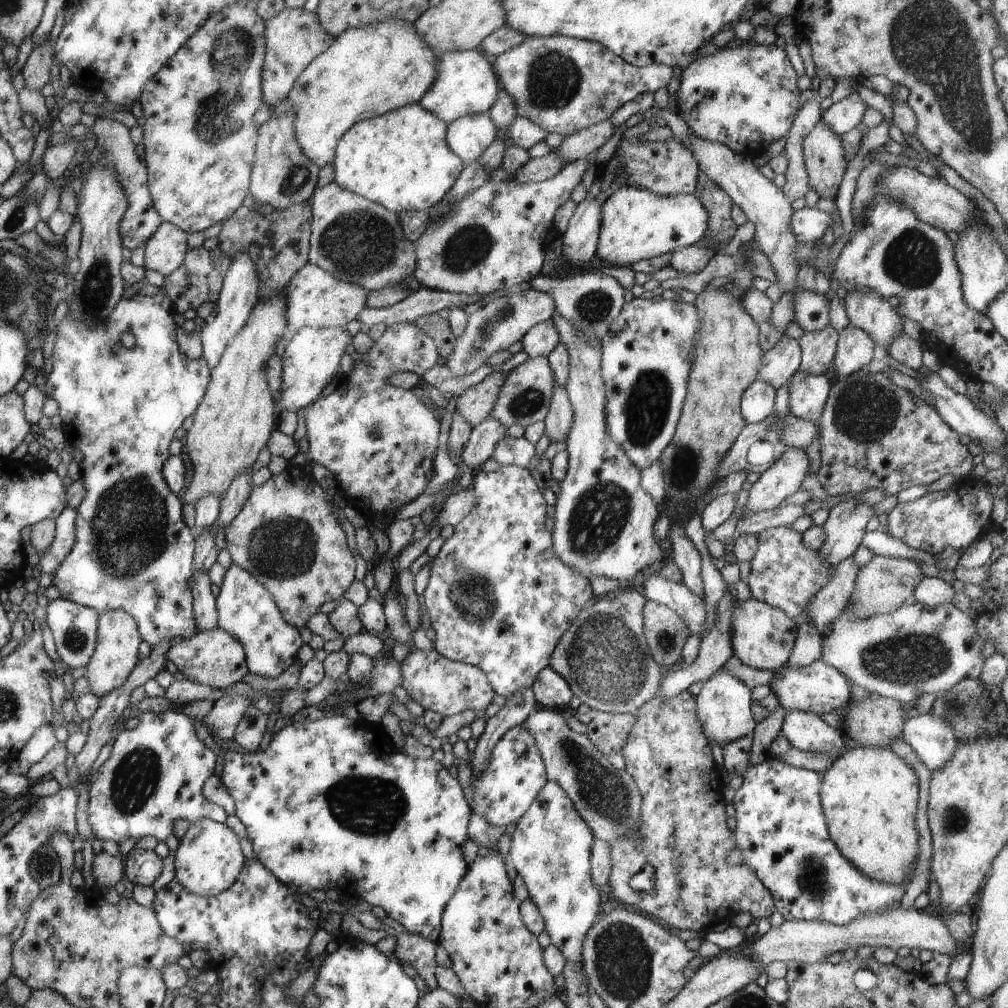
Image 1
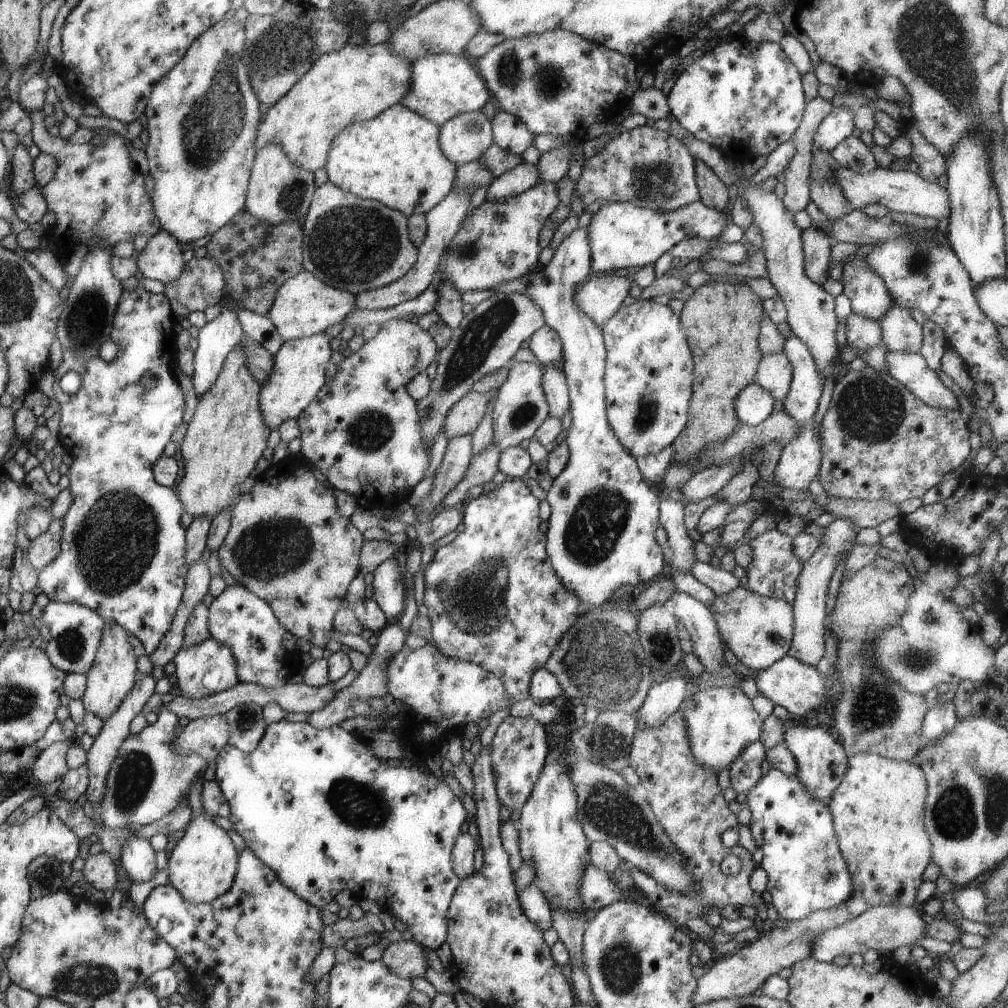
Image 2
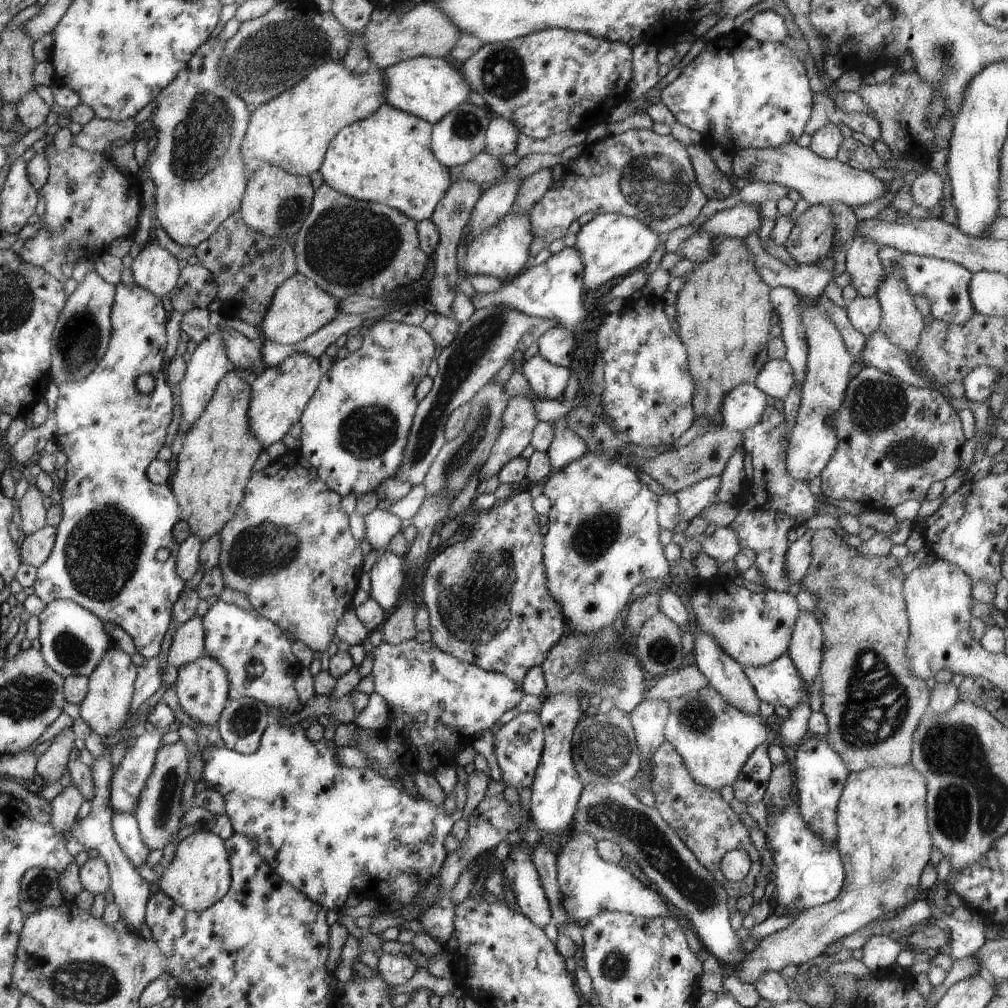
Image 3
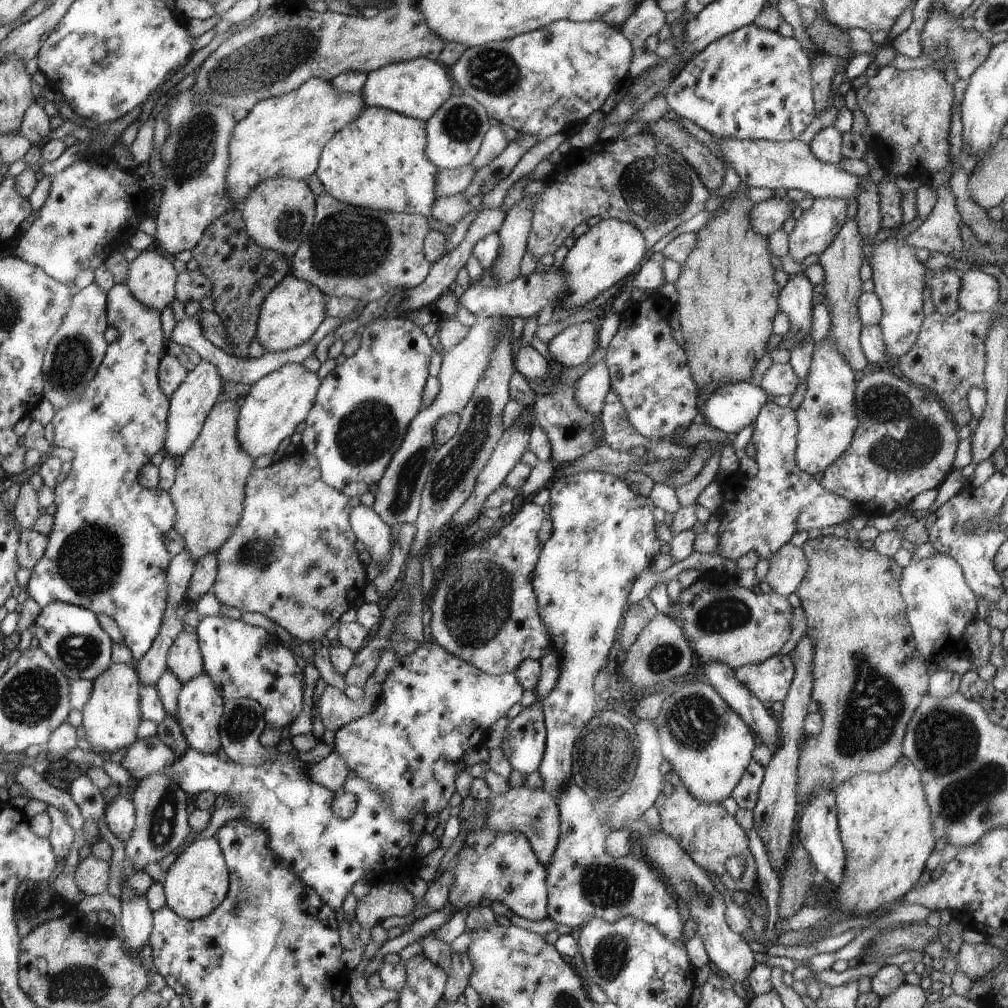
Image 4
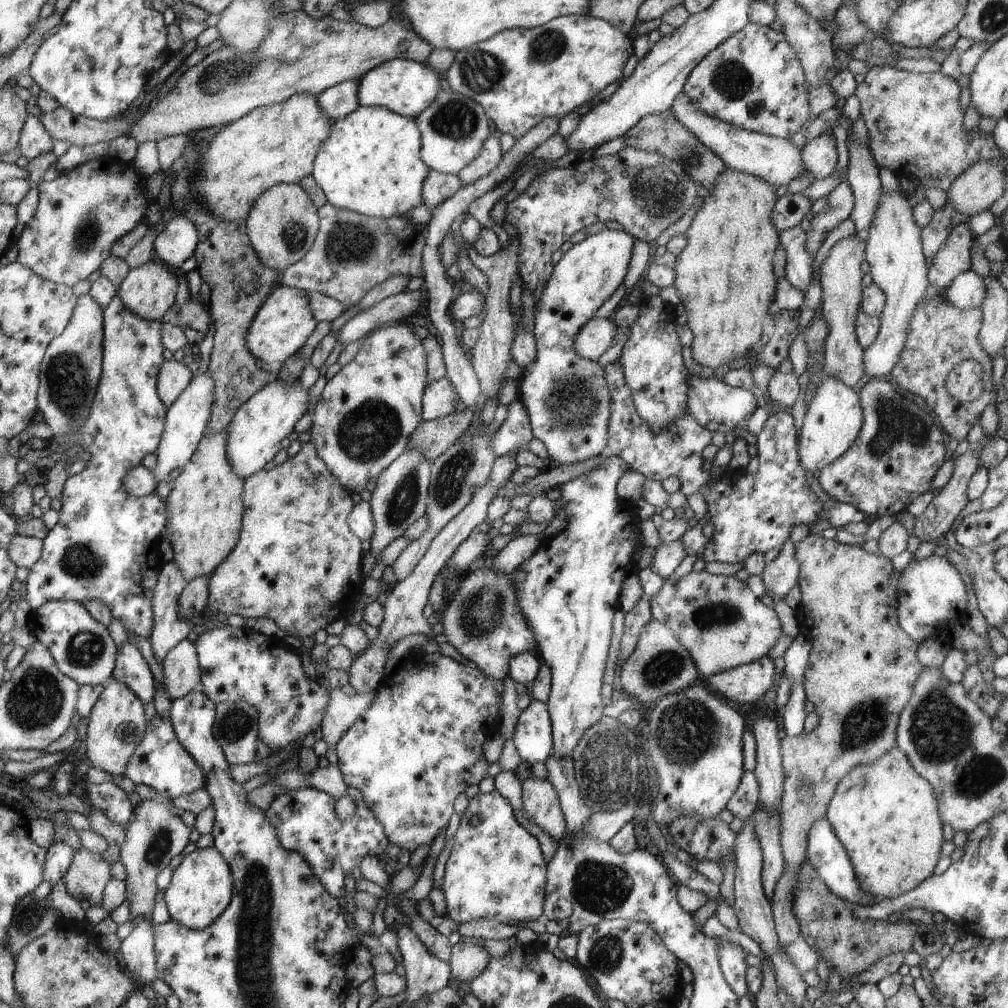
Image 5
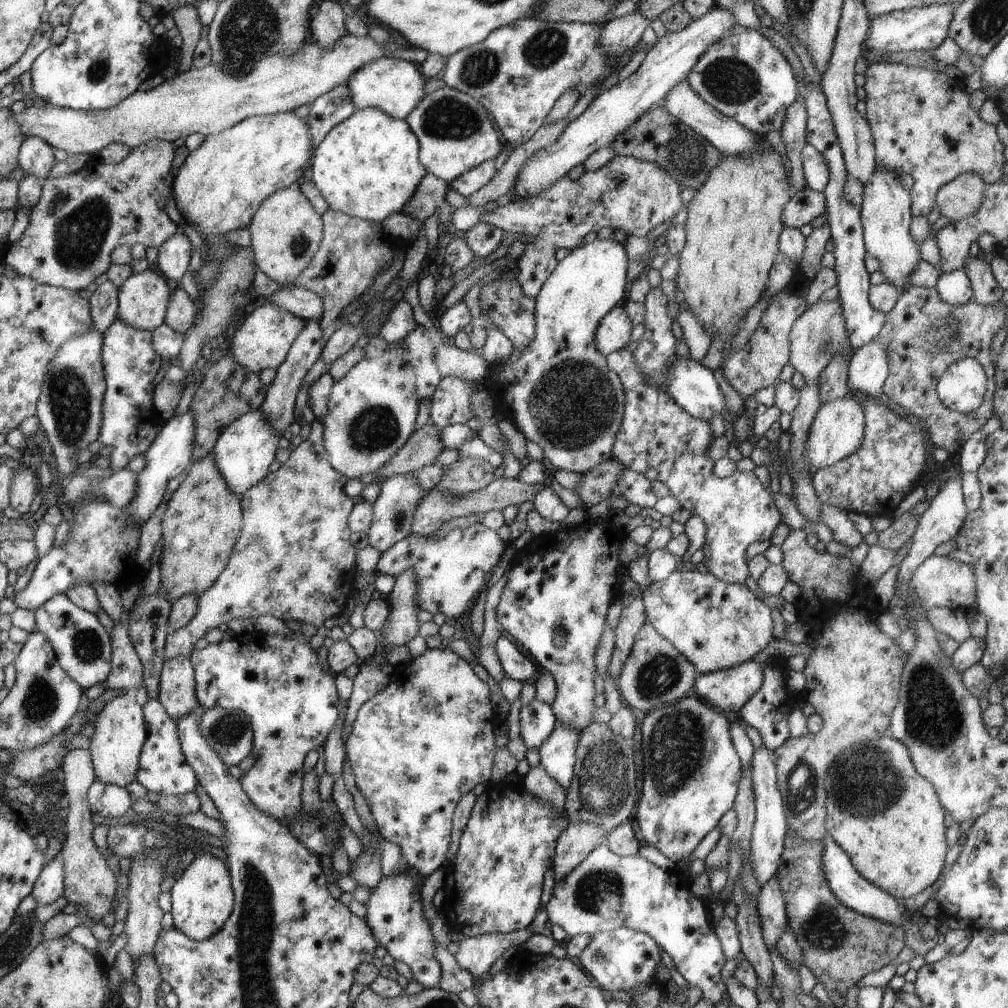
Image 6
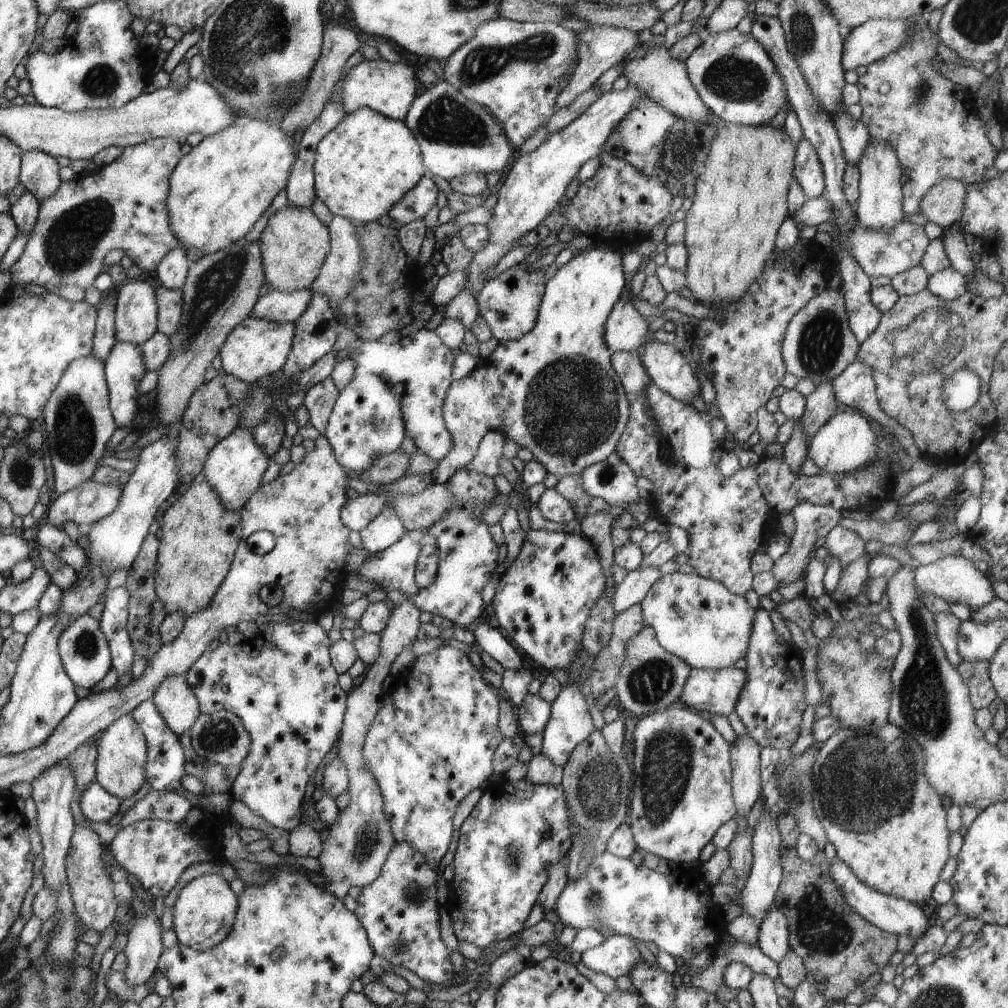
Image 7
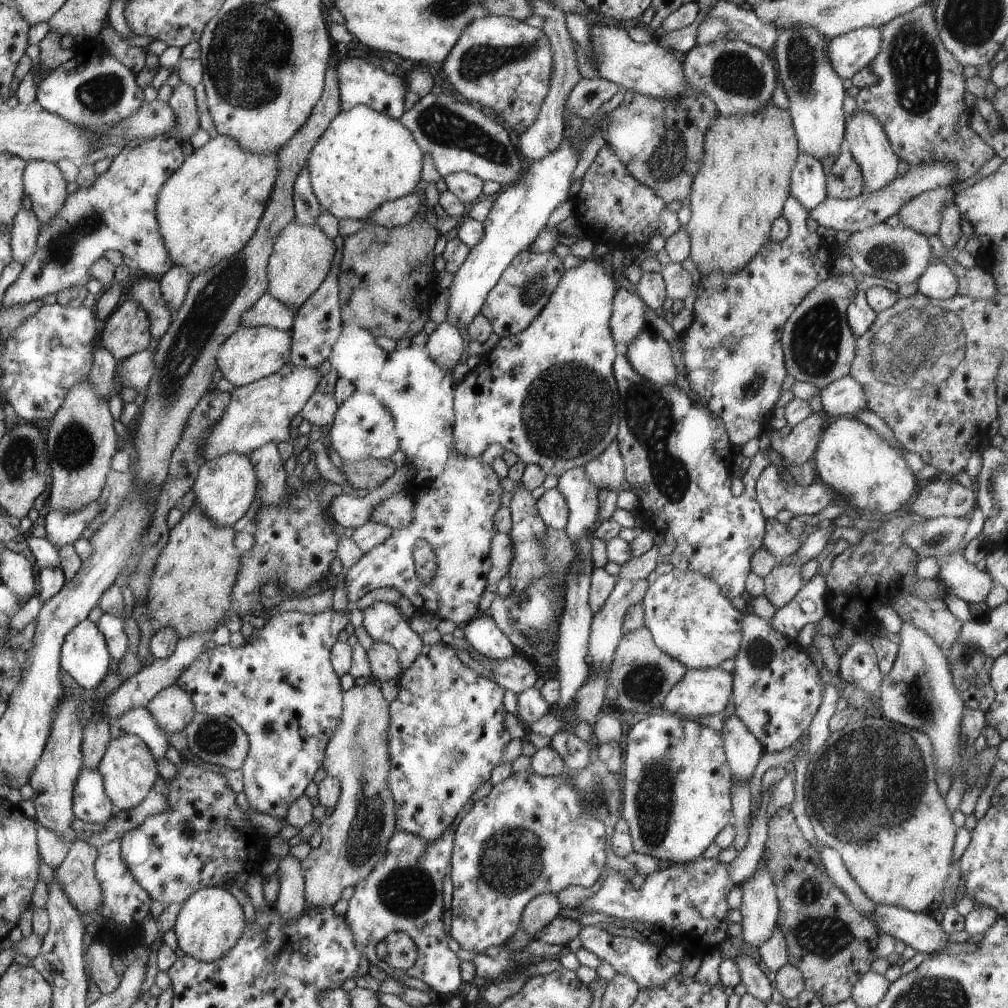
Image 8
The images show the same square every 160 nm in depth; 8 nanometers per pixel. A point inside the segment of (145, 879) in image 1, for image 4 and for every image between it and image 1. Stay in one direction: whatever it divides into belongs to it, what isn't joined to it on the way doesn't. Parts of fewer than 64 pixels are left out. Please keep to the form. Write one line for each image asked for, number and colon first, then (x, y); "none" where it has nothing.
2: (138, 858)
3: (126, 830)
4: (120, 817)

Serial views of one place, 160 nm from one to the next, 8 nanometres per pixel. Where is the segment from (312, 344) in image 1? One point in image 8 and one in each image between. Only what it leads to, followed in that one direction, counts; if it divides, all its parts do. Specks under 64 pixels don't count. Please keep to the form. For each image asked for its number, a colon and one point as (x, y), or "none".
2: (299, 375)
3: (281, 394)
4: (276, 404)
5: (255, 434)
6: (245, 449)
7: (234, 467)
8: (226, 487)

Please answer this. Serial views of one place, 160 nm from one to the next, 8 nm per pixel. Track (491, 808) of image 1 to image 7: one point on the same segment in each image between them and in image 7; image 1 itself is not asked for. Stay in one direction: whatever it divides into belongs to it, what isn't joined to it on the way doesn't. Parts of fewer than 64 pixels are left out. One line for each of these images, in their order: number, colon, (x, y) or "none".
2: (519, 751)
3: (518, 746)
4: (524, 744)
5: (532, 737)
6: (537, 720)
7: (533, 712)

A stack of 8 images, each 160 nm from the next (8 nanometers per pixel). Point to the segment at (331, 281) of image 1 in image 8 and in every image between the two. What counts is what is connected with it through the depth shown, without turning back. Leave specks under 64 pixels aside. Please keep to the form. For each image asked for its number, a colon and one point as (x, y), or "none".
2: (305, 305)
3: (300, 307)
4: (293, 312)
5: (283, 325)
6: (262, 341)
7: (257, 348)
8: (251, 354)

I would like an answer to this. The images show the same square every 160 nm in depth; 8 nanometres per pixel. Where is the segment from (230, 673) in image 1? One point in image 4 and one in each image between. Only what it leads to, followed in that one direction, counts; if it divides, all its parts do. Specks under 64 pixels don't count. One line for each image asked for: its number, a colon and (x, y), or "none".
2: (203, 670)
3: (203, 687)
4: (200, 703)

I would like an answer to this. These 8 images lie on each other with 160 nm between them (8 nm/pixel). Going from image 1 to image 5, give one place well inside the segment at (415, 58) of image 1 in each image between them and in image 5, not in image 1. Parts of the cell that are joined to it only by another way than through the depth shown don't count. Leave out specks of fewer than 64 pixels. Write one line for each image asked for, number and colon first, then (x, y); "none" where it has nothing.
2: (357, 83)
3: (293, 131)
4: (285, 136)
5: (277, 144)

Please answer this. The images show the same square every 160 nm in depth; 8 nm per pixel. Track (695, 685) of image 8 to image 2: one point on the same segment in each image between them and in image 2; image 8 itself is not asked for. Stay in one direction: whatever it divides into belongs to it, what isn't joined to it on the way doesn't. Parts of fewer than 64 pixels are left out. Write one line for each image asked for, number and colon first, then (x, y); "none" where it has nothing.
2: (799, 688)
3: (779, 683)
4: (770, 681)
5: (748, 684)
6: (728, 689)
7: (716, 691)

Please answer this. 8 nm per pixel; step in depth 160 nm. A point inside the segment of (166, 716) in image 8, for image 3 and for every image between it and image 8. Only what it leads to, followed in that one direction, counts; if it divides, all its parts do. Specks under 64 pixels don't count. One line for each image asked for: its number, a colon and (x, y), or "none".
3: (188, 643)
4: (184, 660)
5: (182, 673)
6: (177, 683)
7: (174, 698)

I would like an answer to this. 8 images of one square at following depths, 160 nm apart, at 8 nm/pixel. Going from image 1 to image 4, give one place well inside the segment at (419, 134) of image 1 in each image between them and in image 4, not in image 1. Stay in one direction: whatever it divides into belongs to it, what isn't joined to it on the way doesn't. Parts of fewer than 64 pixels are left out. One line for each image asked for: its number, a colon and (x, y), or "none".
2: (395, 158)
3: (386, 159)
4: (377, 162)

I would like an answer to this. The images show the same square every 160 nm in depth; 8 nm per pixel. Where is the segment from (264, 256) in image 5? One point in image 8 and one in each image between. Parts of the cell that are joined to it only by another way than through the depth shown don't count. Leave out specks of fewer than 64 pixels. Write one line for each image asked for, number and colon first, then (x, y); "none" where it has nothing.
6: (286, 232)
7: (295, 245)
8: (304, 255)

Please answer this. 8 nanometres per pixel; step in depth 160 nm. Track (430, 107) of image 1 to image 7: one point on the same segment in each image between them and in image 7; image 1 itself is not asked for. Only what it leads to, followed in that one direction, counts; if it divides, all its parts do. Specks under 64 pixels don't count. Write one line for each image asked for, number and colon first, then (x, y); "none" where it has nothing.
2: (445, 85)
3: (429, 88)
4: (418, 88)
5: (404, 86)
6: (395, 86)
7: (389, 88)

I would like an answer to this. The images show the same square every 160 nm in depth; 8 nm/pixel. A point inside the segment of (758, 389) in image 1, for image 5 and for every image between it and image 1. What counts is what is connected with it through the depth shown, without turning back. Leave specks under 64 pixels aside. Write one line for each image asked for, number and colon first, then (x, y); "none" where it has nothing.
2: (754, 404)
3: (745, 406)
4: (731, 407)
5: (716, 406)

